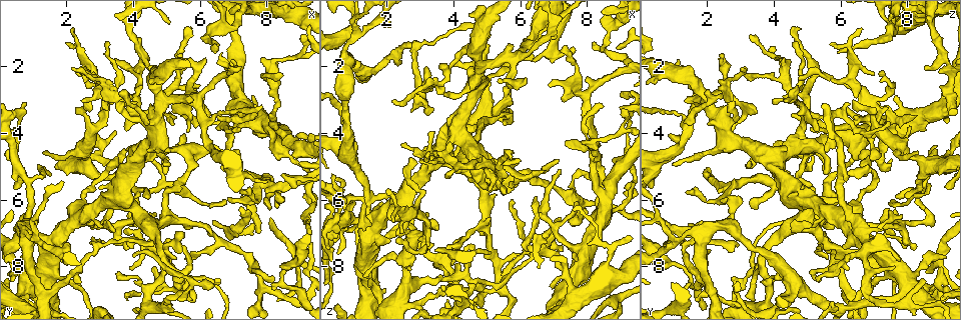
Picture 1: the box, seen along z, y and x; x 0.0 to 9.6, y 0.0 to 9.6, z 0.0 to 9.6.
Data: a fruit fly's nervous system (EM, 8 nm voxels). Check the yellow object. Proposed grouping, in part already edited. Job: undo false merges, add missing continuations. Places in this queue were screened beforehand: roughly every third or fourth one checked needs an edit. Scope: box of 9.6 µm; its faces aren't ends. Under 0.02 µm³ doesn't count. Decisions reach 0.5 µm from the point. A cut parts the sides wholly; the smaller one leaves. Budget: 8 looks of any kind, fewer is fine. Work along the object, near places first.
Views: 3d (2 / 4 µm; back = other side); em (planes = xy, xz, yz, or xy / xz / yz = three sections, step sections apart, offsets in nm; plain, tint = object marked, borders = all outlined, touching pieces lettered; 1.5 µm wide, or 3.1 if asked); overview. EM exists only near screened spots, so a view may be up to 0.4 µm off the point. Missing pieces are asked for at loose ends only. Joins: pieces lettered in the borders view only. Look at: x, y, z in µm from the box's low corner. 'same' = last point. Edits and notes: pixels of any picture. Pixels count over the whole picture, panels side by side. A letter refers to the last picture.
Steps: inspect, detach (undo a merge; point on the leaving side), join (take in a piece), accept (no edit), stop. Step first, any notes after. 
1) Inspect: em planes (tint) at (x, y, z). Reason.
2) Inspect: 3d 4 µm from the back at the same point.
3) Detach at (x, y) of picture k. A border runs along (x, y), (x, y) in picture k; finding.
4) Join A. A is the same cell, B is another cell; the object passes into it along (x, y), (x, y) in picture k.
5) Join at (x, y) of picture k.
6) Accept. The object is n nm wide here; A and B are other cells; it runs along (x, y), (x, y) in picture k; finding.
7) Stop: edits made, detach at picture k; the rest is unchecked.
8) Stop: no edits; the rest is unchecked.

Inspect: em xz step 8 (tint) at (5.05, 0.65, 7.65).

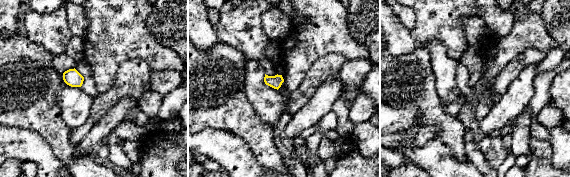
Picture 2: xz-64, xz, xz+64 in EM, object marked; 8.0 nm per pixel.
Inspect: em planes (borders) at the same point.

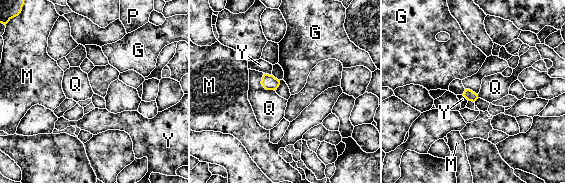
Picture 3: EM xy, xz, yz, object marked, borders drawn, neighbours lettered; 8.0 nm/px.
Accept. The longest contact is with Q, 180 nm; G, M, P, Q and Y are other cells; a border runs along (263, 73), (261, 84), (274, 91) in picture 3; none of them fits.

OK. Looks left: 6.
Inspect: 3d 4 µm at (3.15, 3.25, 6.95).

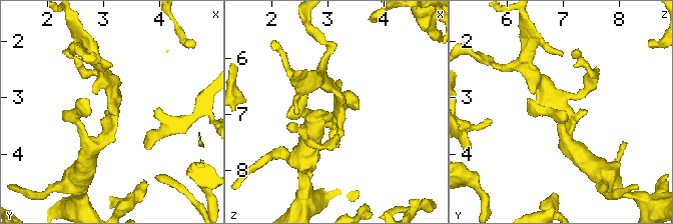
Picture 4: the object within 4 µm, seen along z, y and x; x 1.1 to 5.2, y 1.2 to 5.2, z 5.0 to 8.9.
Inspect: em yz step 4 (tint) at (3.20, 3.25, 6.95). Need the tissue.

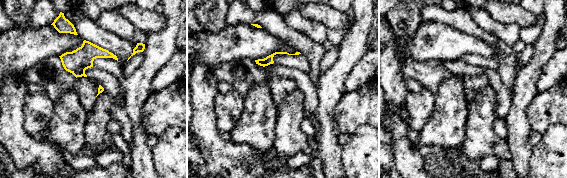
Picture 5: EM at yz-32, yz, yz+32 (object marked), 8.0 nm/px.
Inspect: em planes (borders) at the same point.

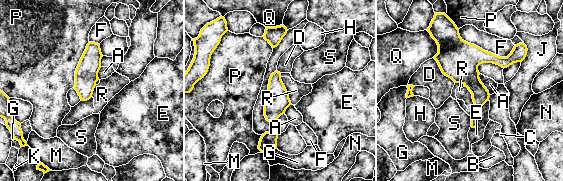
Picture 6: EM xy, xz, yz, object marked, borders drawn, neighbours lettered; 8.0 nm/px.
Accept. A, B, C, D, E, F, G, H, J, K, M, N, P, Q, R and S are other cells; continuous, no second neuron.

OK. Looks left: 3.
Inspect: em yz step 8 (borders) at (1.00, 7.15, 1.10). Abrupt turn.

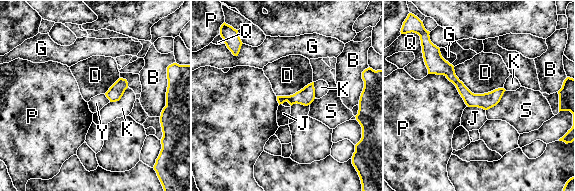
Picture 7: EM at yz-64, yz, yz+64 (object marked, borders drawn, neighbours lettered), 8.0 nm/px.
Accept. B, D, G, J, K, P, Q, S and Y are other cells; a border runs along (453, 67), (474, 93), (502, 88) in picture 7; one neuron here.

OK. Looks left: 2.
Stop: no edits; the rest is unchecked.

